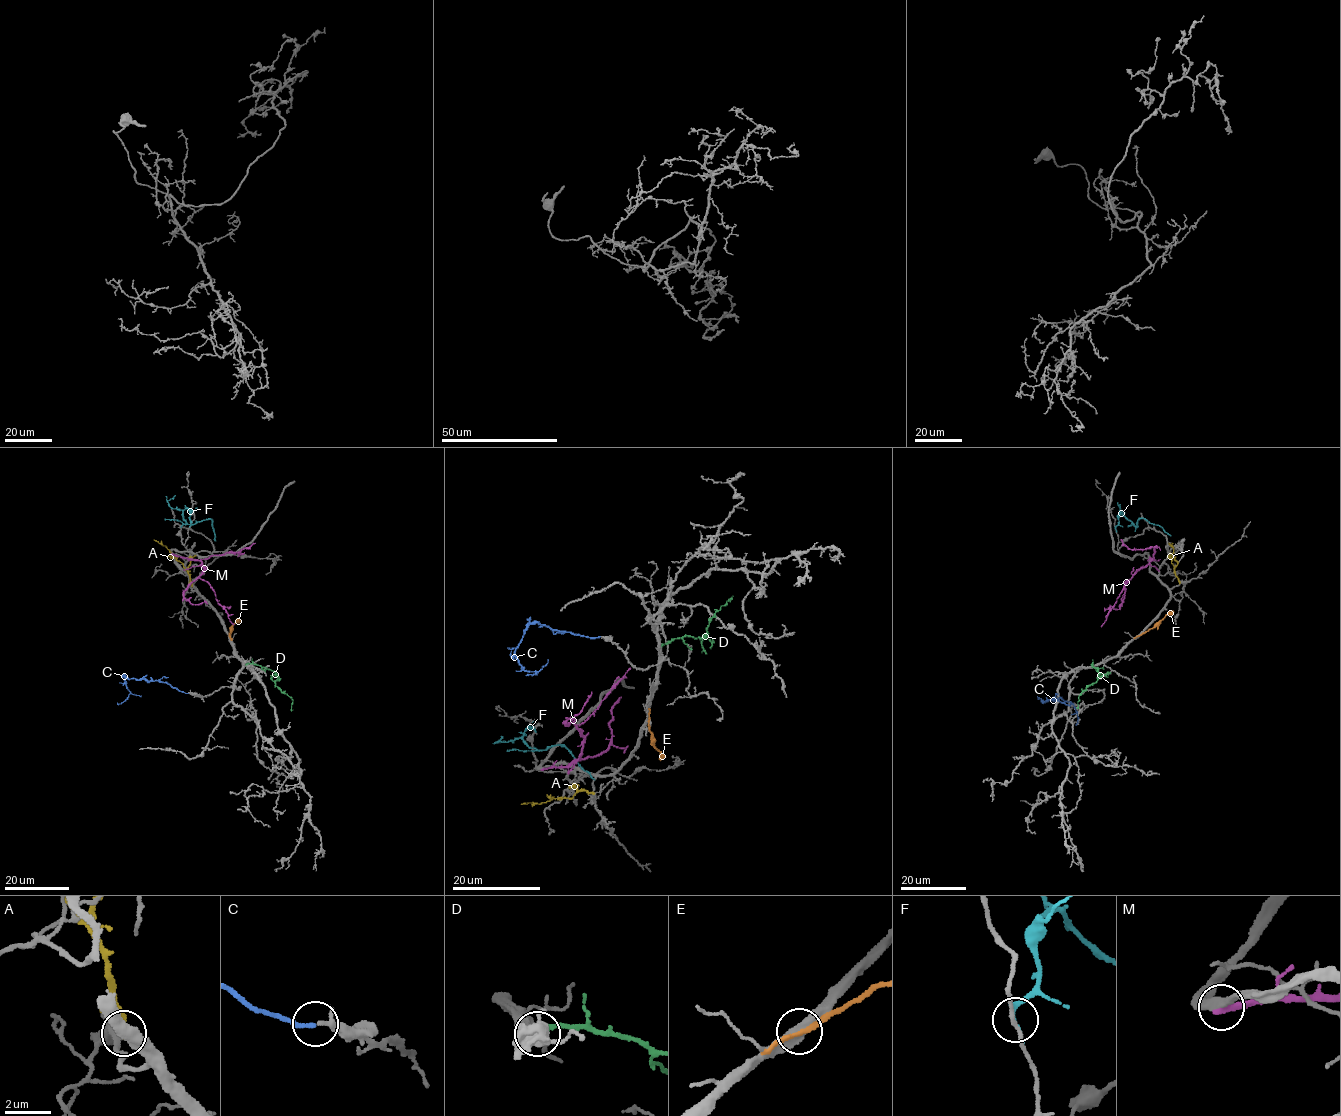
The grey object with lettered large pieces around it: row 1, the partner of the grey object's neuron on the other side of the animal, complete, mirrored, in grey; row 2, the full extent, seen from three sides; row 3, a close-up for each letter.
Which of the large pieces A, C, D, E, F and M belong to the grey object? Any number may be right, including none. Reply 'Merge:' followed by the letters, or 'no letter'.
Merge: C

